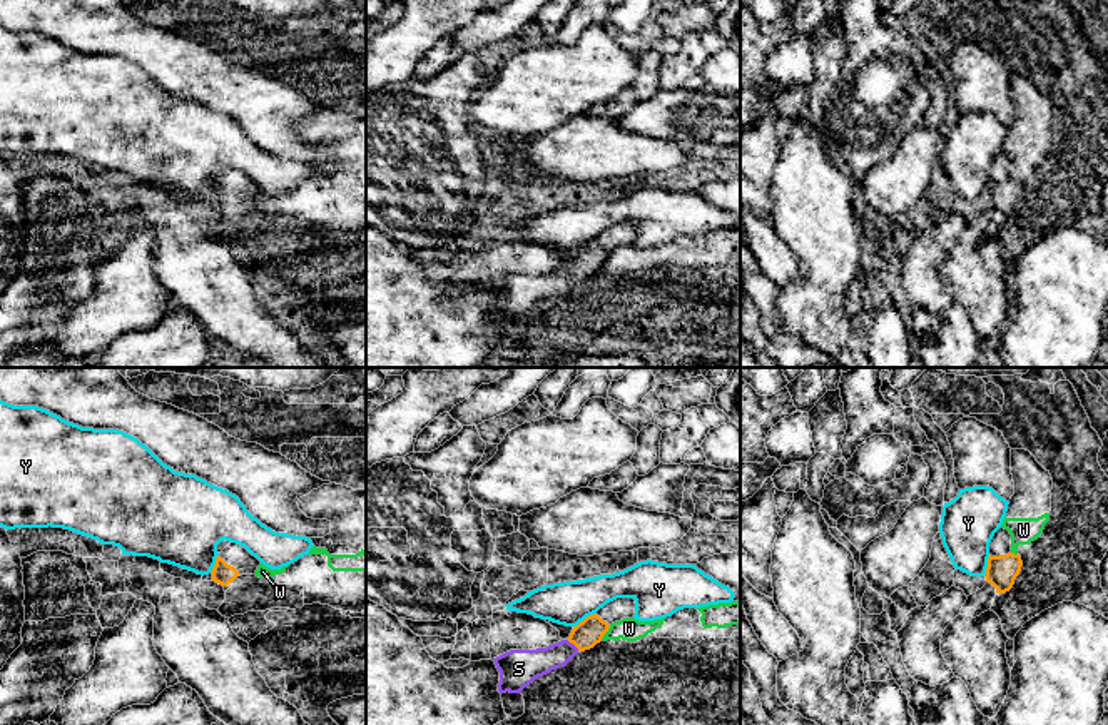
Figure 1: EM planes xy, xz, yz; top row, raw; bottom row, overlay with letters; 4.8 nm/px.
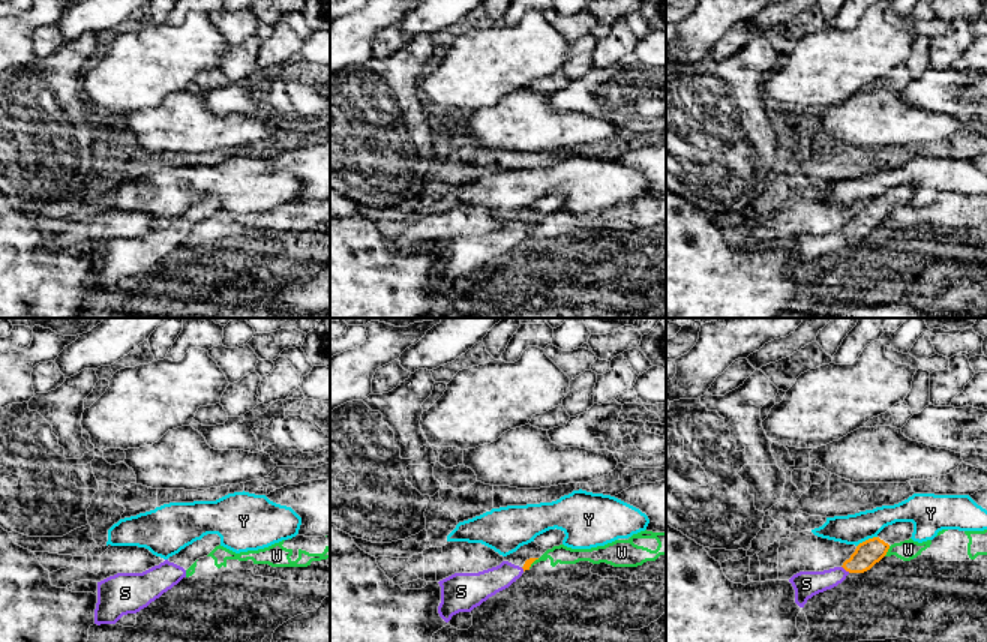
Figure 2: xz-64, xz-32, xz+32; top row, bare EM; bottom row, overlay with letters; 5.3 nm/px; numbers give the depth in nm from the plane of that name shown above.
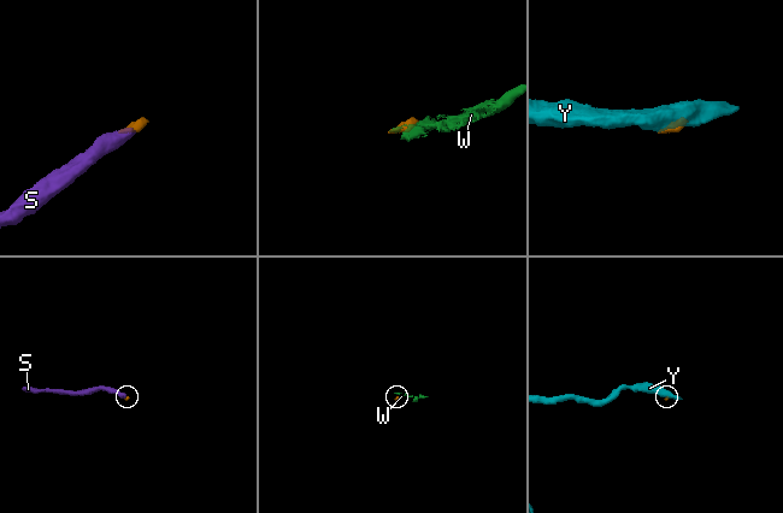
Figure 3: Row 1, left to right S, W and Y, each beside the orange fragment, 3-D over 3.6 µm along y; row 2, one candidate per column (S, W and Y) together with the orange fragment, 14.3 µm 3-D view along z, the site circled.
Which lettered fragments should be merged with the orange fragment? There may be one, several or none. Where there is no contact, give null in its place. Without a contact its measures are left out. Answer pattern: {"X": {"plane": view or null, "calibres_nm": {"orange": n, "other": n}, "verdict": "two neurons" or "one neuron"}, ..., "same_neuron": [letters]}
{"S": {"plane": "xz", "calibres_nm": {"orange": 140, "other": 150}, "verdict": "one neuron"}, "W": {"plane": "xz", "calibres_nm": {"orange": 140, "other": 110}, "verdict": "two neurons"}, "Y": {"plane": "xz", "calibres_nm": {"orange": 140, "other": 220}, "verdict": "two neurons"}, "same_neuron": ["S"]}

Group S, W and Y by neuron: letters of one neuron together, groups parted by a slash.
S / W / Y

